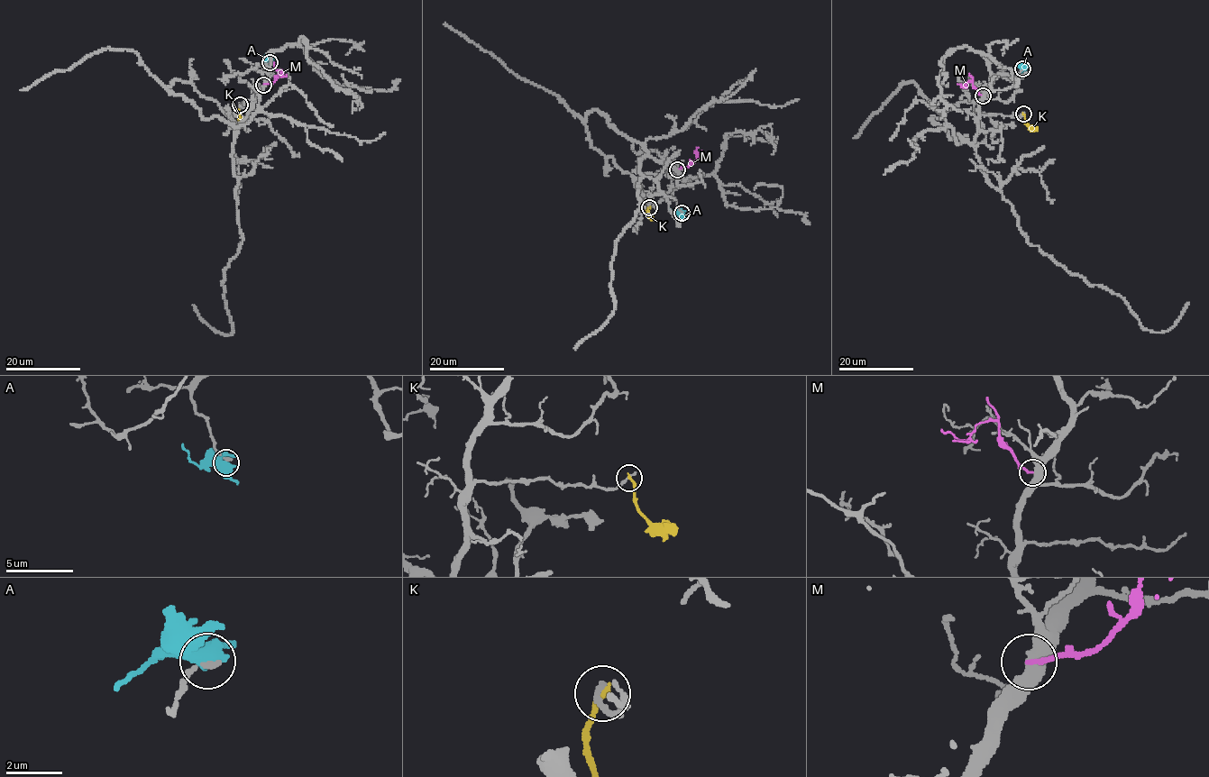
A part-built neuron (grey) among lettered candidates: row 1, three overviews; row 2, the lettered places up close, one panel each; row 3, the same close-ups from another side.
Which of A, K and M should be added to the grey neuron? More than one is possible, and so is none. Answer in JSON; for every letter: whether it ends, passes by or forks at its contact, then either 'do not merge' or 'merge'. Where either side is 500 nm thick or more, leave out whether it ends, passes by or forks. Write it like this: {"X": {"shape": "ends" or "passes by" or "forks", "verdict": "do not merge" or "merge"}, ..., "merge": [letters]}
{"A": {"verdict": "do not merge"}, "K": {"shape": "ends", "verdict": "do not merge"}, "M": {"shape": "ends", "verdict": "do not merge"}, "merge": []}

